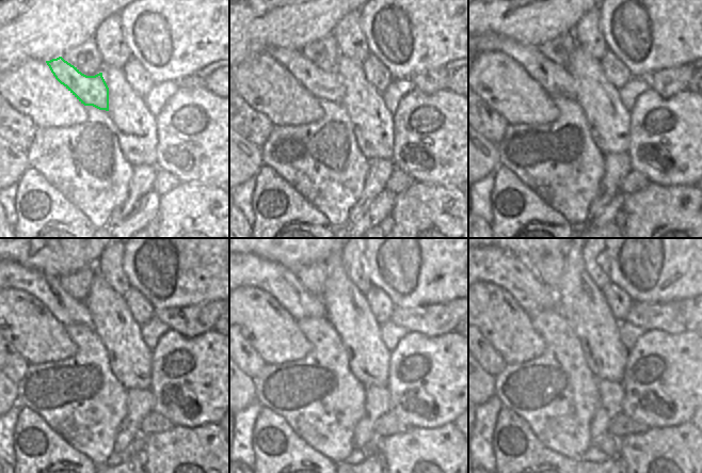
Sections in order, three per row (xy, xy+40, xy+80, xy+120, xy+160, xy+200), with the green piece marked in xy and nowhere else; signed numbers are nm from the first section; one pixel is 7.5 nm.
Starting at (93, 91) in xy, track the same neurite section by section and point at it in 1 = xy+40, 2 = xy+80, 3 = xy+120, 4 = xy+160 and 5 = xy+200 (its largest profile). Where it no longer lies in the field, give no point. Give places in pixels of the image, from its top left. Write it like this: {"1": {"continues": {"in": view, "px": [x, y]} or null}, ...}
{"1": {"continues": {"in": "xy+40", "px": [328, 85]}}, "2": {"continues": {"in": "xy+80", "px": [557, 81]}}, "3": {"continues": {"in": "xy+120", "px": [46, 288]}}, "4": {"continues": {"in": "xy+160", "px": [251, 270]}}, "5": {"continues": {"in": "xy+200", "px": [493, 265]}}}

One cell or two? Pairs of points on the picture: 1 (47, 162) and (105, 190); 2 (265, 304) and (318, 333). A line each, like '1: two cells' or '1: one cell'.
1: one cell
2: two cells

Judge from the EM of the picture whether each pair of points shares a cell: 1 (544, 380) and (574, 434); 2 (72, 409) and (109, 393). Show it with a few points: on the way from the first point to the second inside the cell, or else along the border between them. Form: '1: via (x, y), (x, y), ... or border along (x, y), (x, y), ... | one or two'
1: via (555, 393), (559, 401), (559, 413), (562, 421) | one
2: via (81, 406), (99, 403) | one

